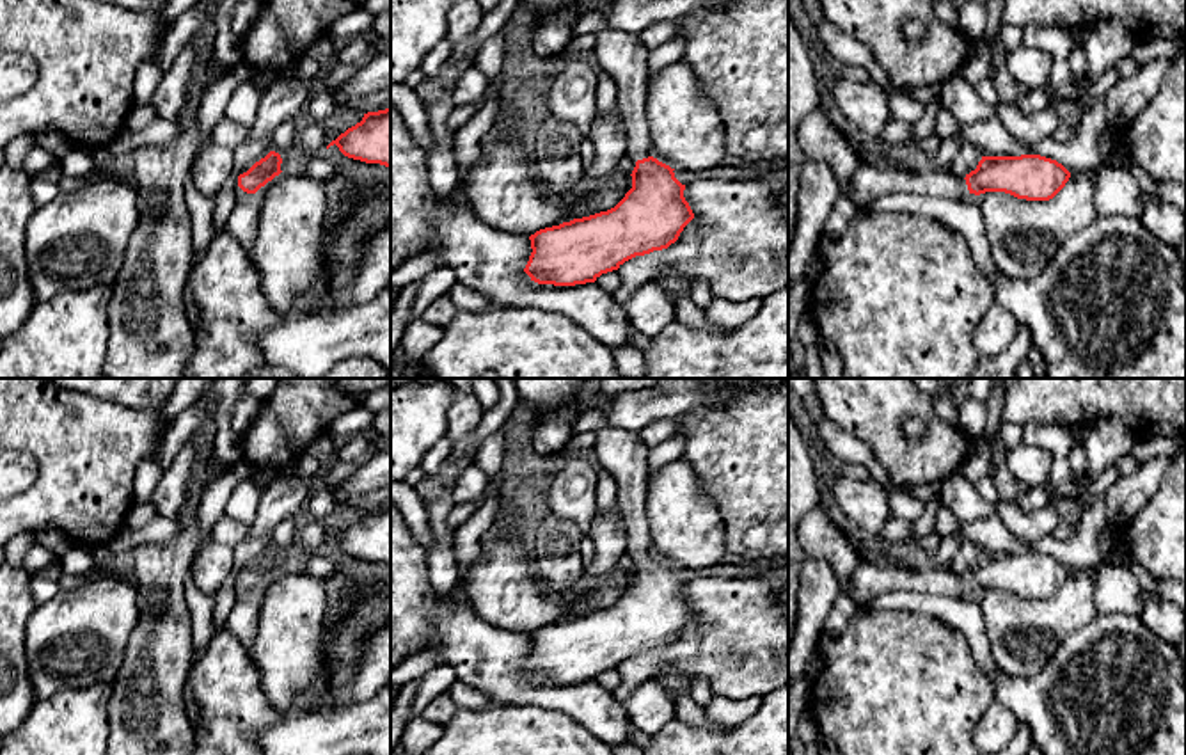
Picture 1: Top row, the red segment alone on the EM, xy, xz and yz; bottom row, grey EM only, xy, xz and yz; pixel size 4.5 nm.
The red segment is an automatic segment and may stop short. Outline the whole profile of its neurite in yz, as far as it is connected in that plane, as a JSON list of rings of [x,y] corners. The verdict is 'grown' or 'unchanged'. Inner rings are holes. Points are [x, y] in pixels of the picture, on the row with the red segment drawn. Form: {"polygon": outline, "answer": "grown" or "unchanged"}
{"polygon": [[[1040,155],[982,156],[976,169],[964,178],[932,169],[911,172],[859,163],[847,181],[847,192],[856,211],[868,211],[875,197],[898,192],[950,199],[1005,192],[1017,199],[1049,201],[1069,178],[1071,172],[1062,163]]], "answer": "grown"}

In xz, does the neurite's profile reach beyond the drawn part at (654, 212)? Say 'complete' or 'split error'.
split error

